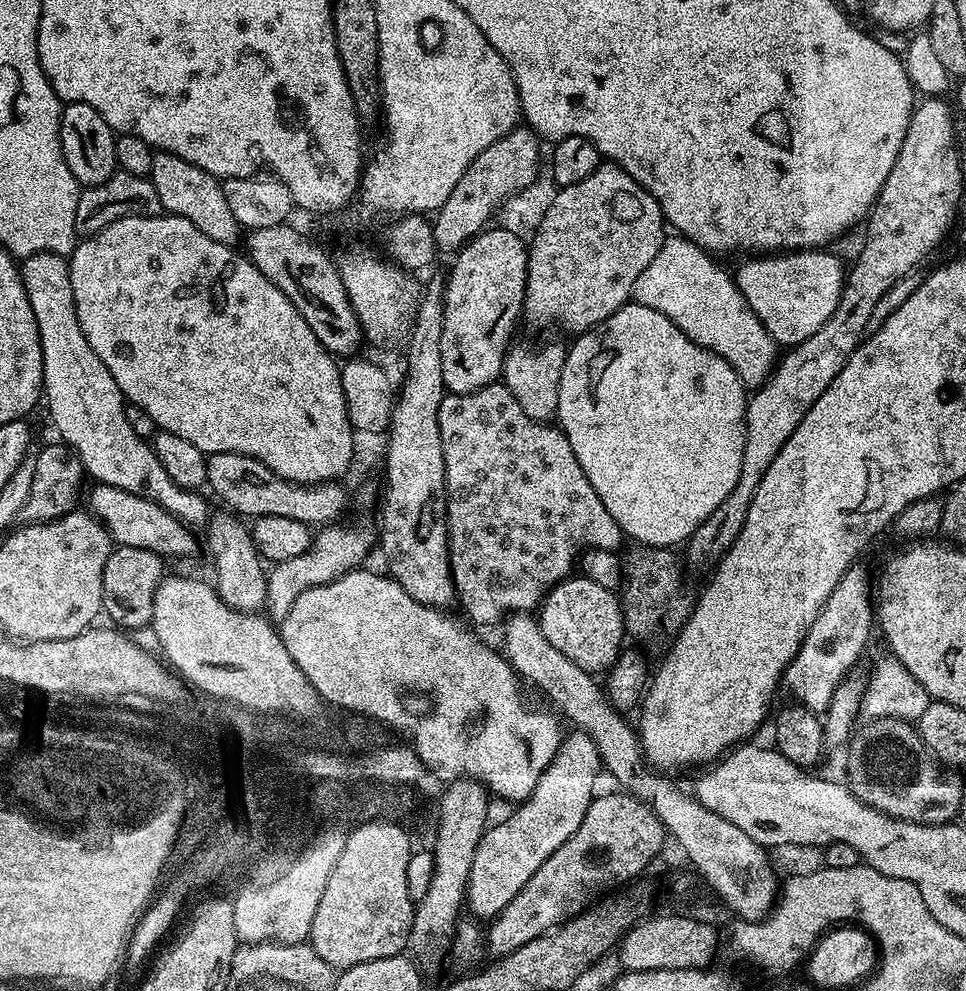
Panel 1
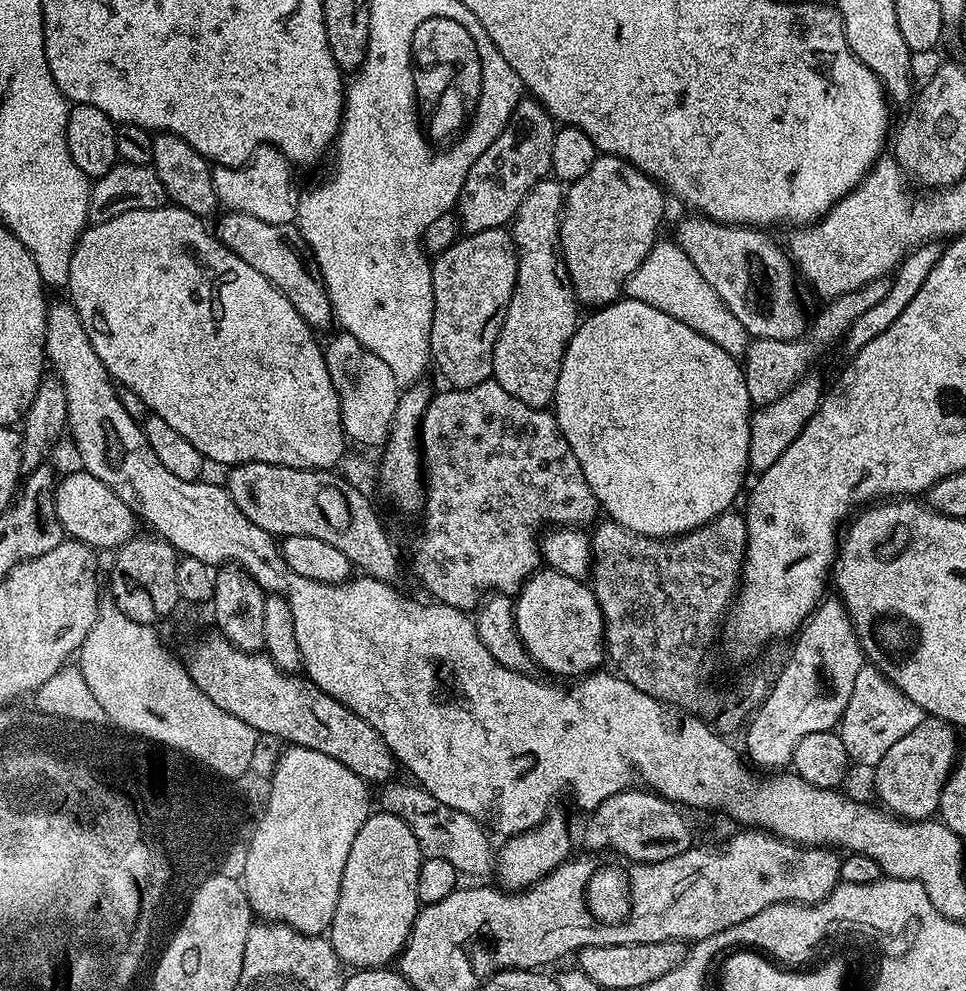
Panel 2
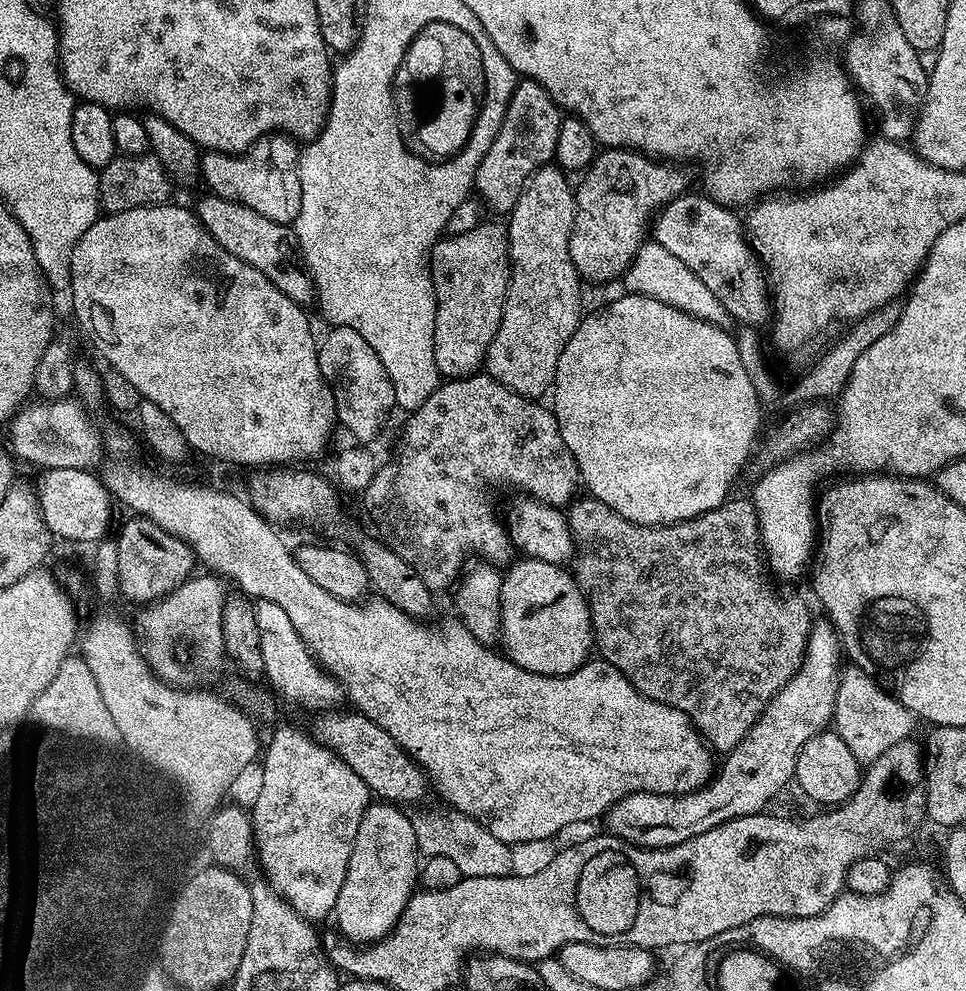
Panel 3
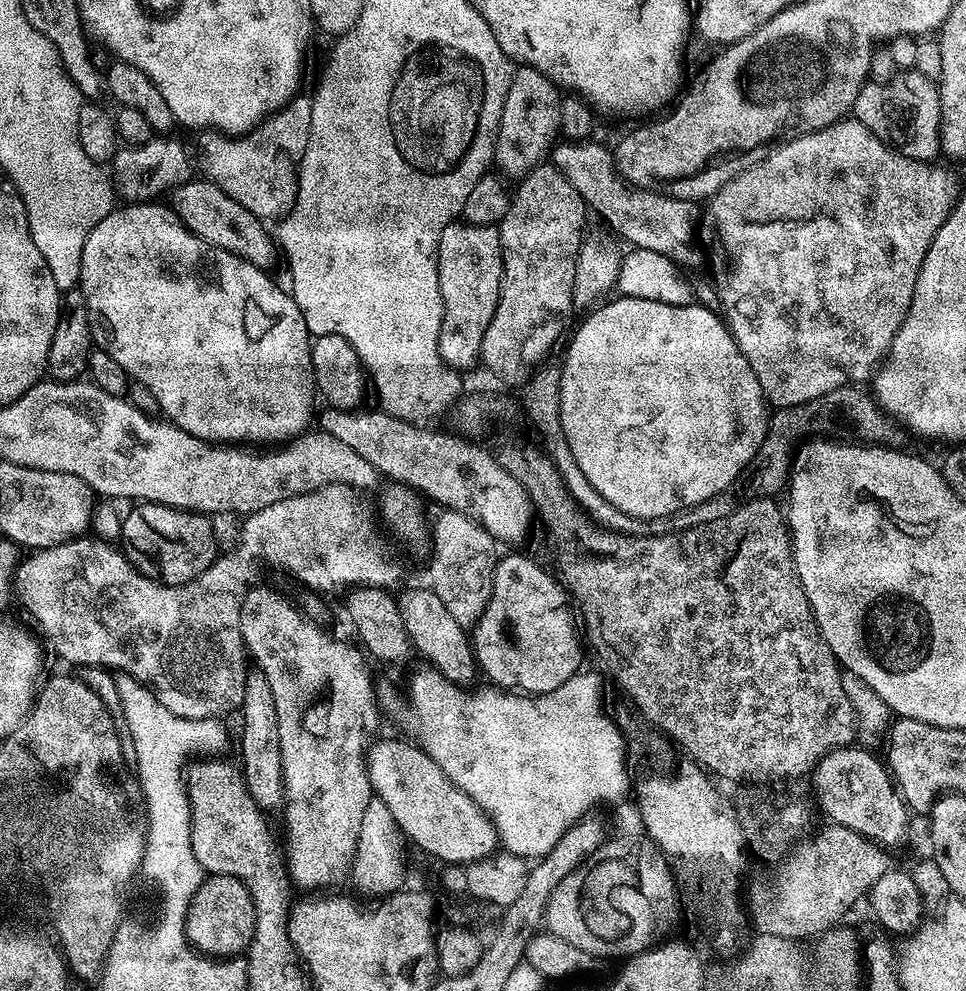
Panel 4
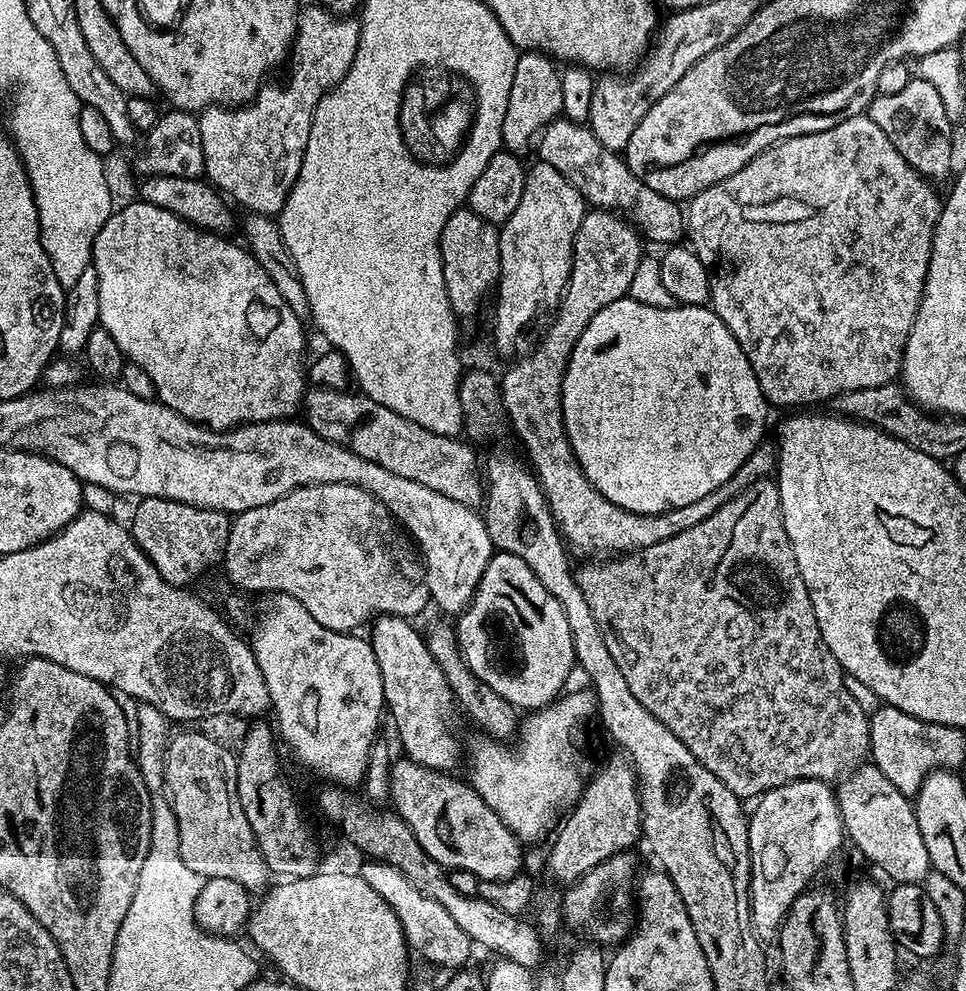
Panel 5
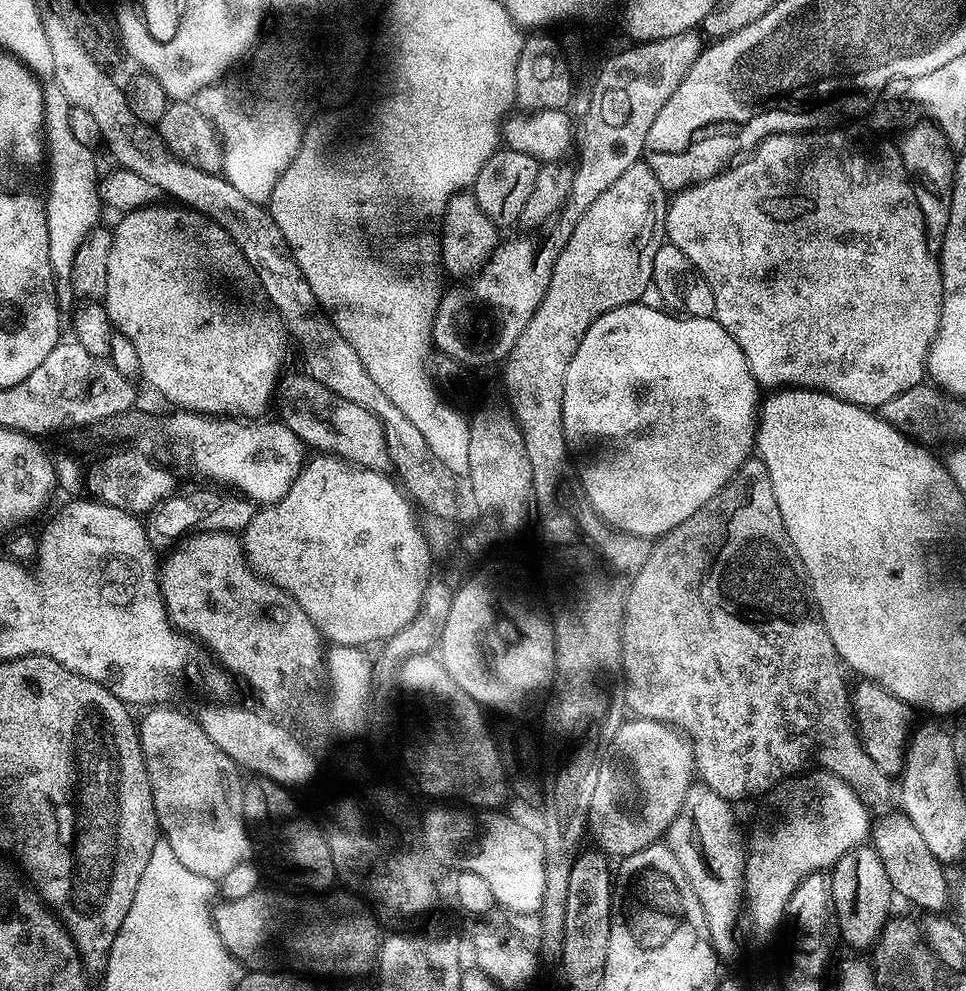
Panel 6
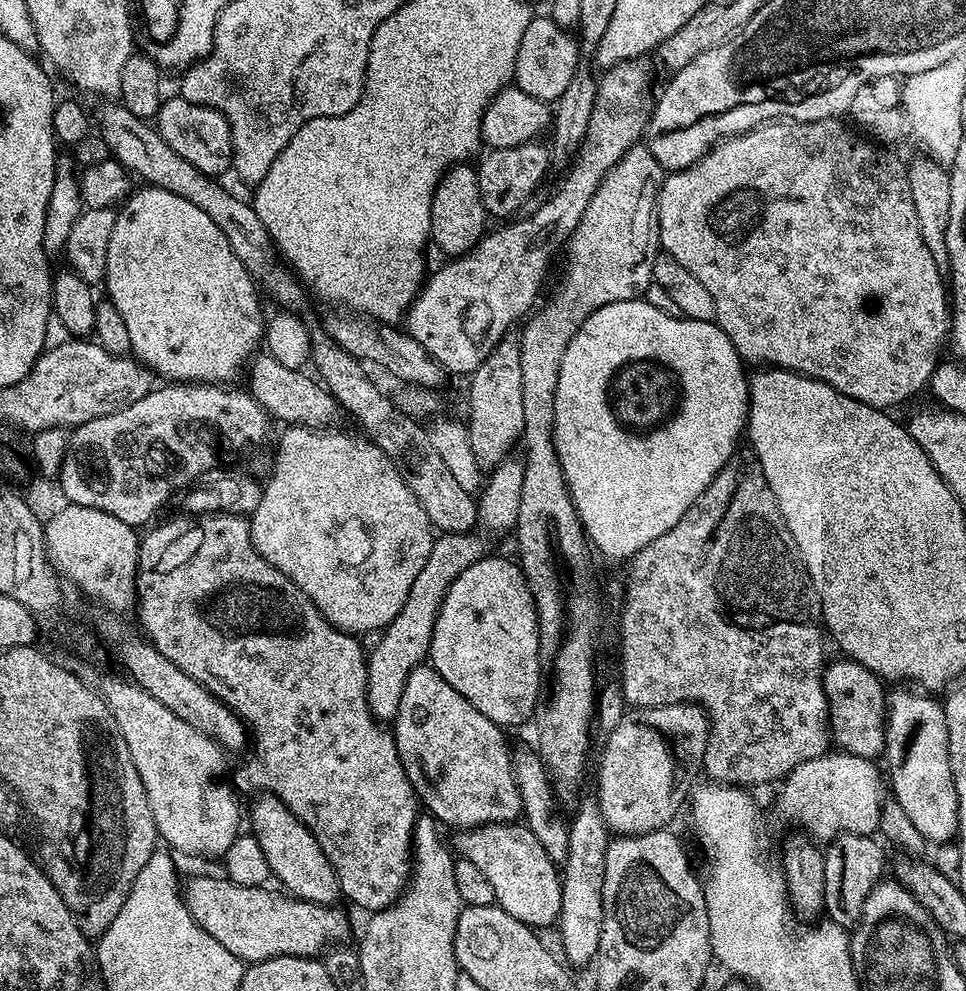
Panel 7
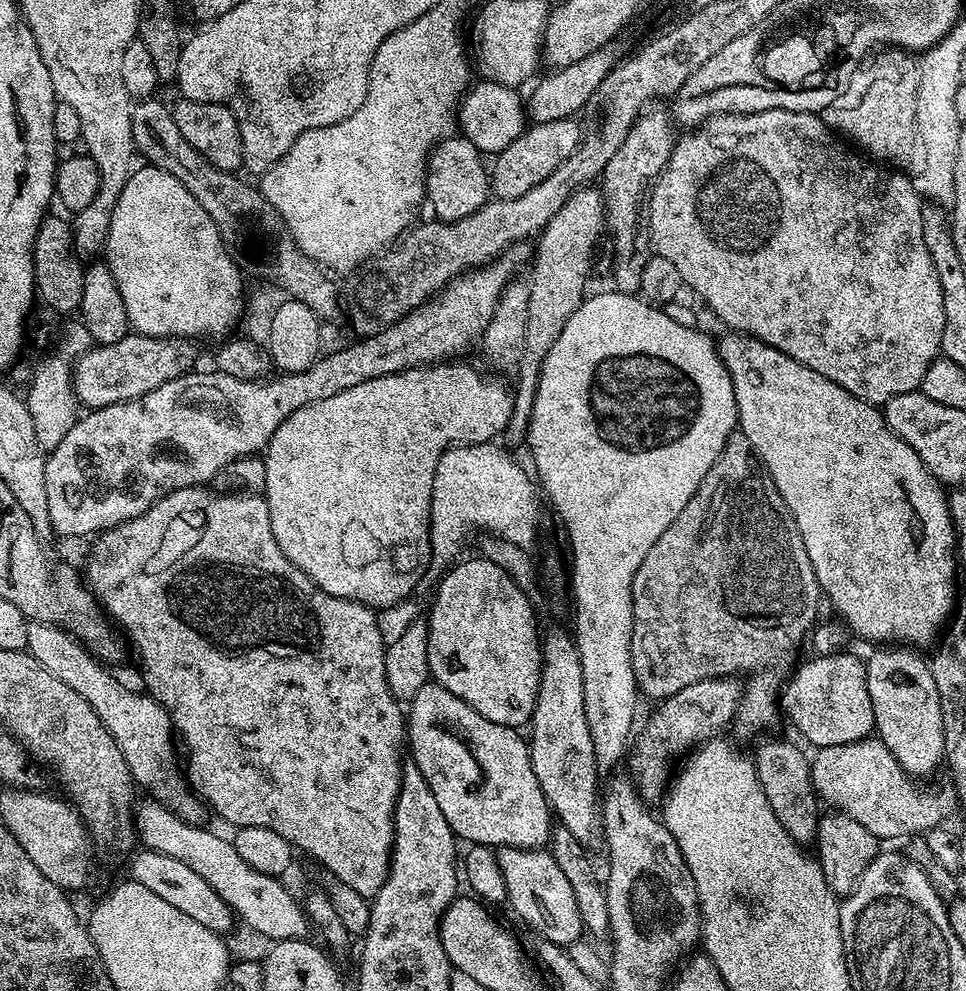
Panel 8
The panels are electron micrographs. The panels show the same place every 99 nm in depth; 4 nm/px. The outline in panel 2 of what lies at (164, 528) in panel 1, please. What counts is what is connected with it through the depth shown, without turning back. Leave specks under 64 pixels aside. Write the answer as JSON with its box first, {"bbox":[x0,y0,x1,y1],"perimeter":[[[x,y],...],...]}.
{"bbox":[56,470,138,550],"perimeter":[[[83,470],[59,477],[56,486],[56,513],[65,533],[71,539],[84,541],[93,550],[119,550],[138,532],[138,518],[132,513],[130,506],[126,506],[126,502],[122,502],[122,498],[118,498],[118,494],[110,490],[110,486],[98,482],[98,478]]]}

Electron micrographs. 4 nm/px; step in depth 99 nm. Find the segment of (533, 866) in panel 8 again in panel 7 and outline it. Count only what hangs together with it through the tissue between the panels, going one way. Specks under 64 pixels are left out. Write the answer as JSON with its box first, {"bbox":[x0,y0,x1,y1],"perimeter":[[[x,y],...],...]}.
{"bbox":[454,822,562,930],"perimeter":[[[520,822],[483,824],[480,828],[457,831],[455,836],[454,848],[459,858],[468,859],[482,870],[493,887],[495,903],[506,914],[533,930],[551,928],[559,921],[562,876],[528,827]]]}

